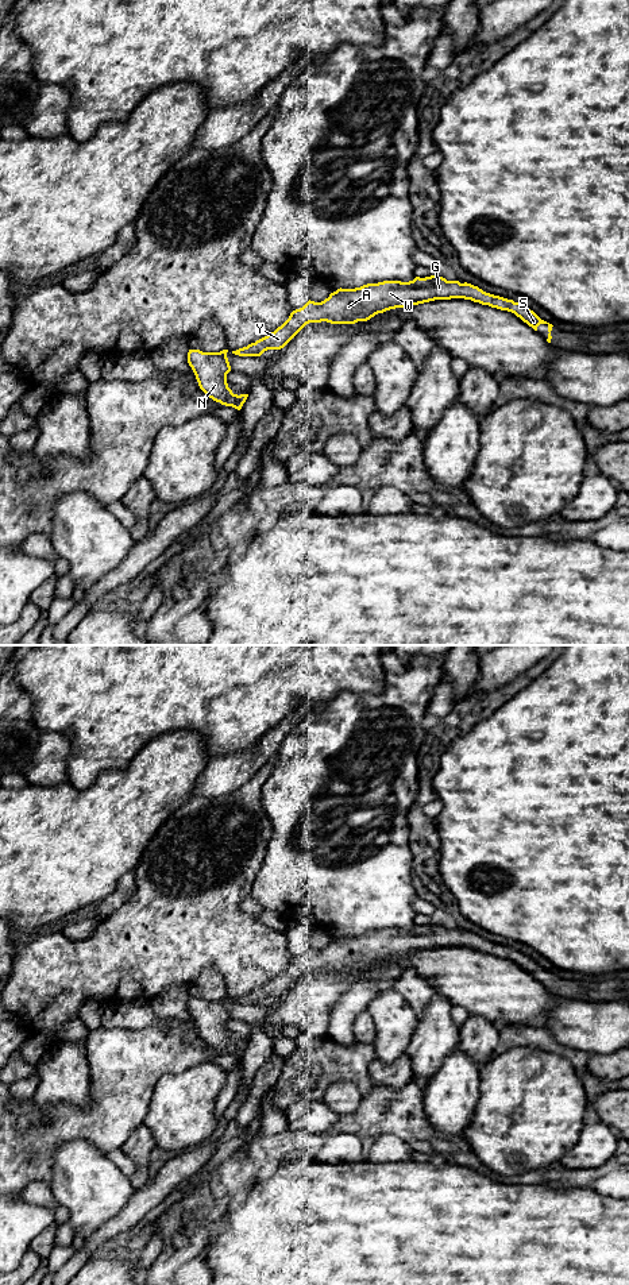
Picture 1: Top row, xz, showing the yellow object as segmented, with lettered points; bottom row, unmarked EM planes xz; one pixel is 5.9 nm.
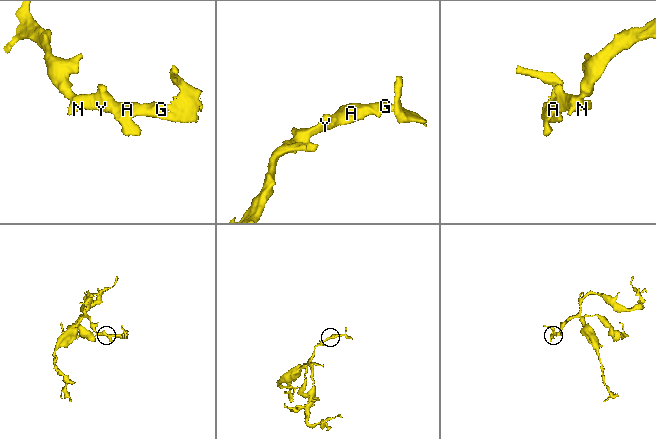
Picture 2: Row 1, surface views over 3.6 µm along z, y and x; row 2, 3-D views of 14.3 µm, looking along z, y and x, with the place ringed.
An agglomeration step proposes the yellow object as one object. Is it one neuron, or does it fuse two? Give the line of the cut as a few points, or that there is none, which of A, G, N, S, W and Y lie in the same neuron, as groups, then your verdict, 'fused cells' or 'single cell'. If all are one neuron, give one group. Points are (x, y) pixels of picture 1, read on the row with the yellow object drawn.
no cut | A G N S W Y | single cell

